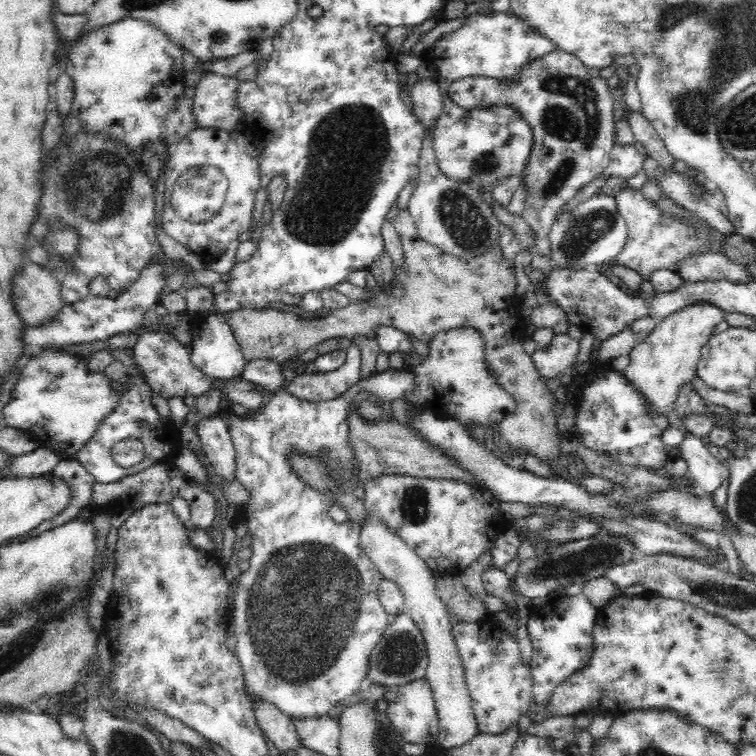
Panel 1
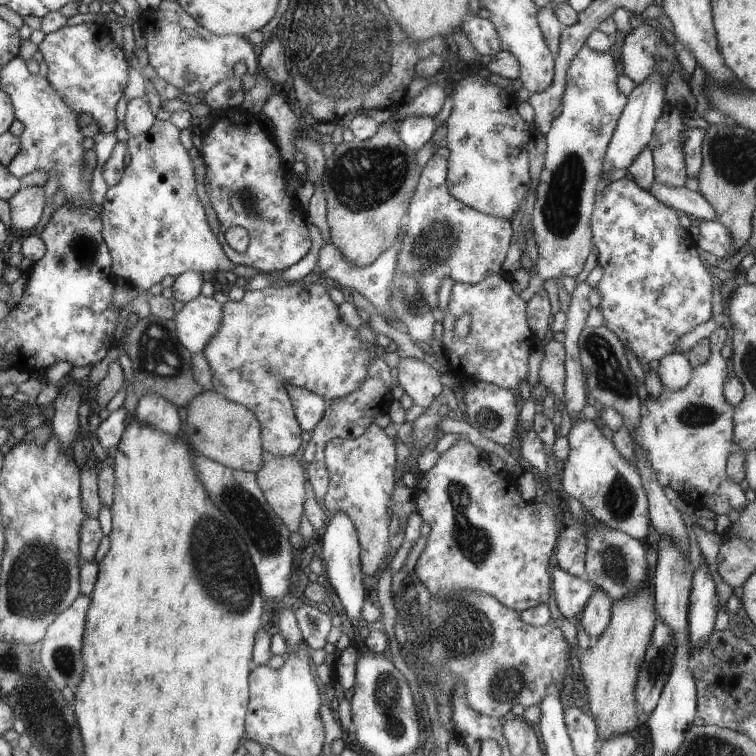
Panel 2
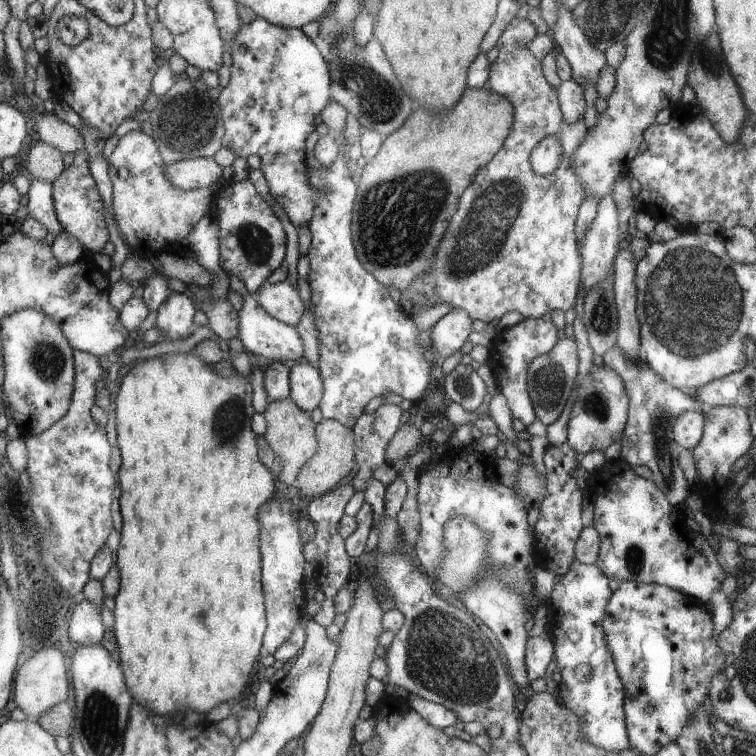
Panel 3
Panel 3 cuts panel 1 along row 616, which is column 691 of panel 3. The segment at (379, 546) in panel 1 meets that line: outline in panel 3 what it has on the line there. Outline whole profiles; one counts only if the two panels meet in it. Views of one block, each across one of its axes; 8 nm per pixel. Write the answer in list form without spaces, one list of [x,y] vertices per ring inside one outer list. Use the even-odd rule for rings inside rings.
[[[697,410],[679,412],[673,422],[672,440],[681,449],[693,449],[701,439],[703,414]]]

